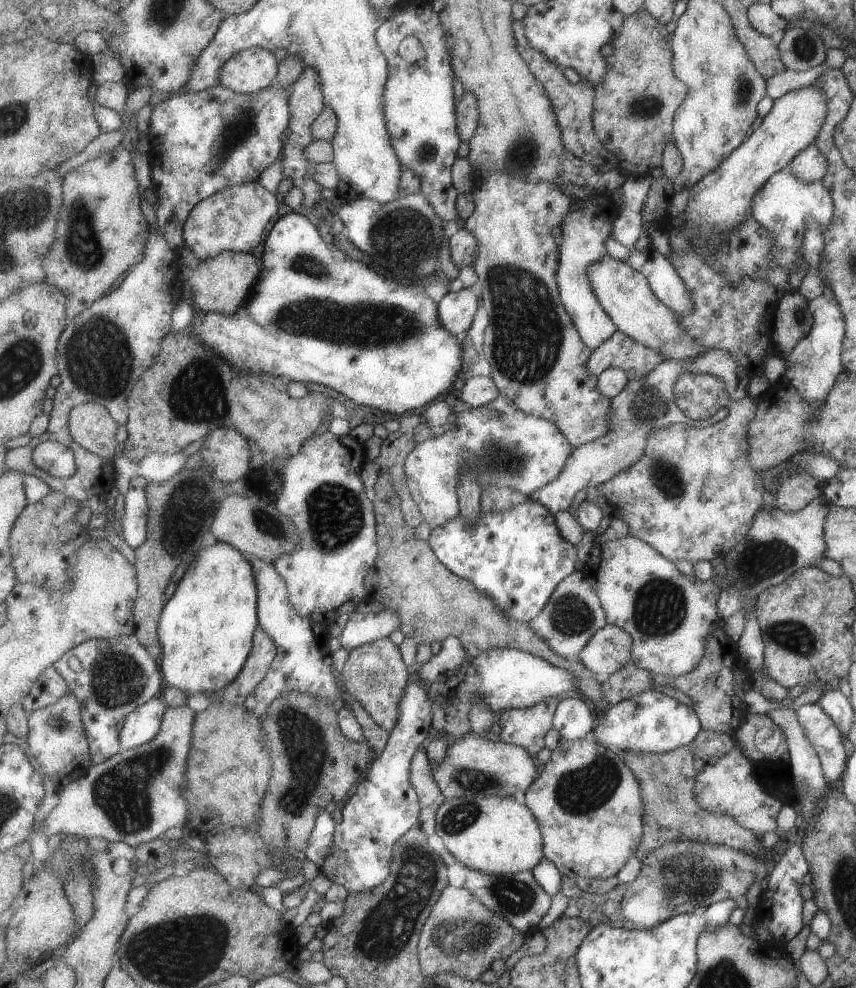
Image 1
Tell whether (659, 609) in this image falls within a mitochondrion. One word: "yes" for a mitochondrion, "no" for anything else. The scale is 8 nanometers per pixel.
yes

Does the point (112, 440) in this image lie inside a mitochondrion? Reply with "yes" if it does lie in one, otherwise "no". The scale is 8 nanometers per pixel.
no

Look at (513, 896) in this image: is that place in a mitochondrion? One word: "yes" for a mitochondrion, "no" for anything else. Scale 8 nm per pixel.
yes

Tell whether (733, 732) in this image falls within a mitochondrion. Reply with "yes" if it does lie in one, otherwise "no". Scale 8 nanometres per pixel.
no

